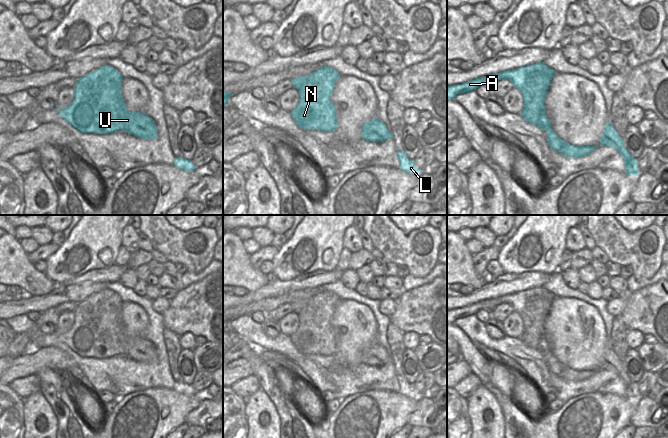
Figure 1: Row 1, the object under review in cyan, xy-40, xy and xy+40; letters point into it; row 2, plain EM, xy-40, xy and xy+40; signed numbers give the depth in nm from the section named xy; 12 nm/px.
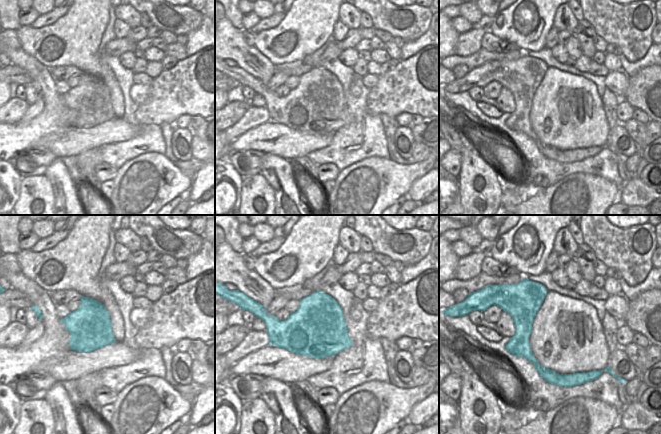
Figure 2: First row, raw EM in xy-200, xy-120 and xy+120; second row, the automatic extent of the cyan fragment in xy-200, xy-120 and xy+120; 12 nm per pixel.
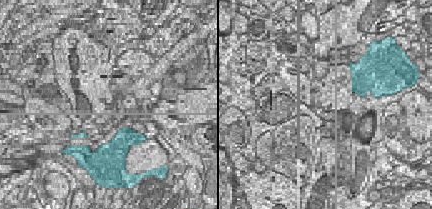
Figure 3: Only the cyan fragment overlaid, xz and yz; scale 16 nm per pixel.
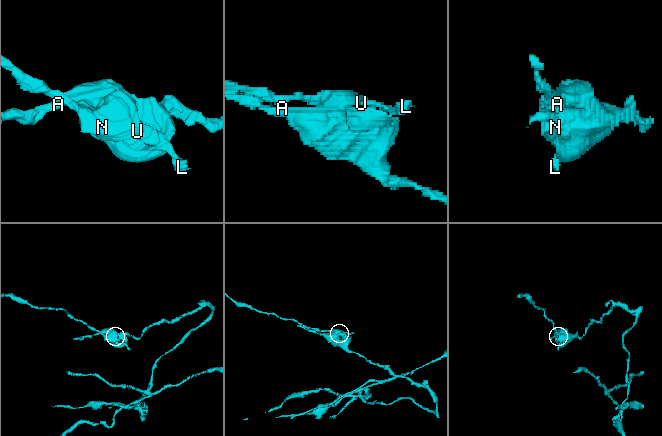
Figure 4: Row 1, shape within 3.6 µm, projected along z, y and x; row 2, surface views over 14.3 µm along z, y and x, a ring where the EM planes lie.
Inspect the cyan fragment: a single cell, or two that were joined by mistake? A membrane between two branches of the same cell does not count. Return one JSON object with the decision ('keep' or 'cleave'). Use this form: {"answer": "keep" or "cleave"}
{"answer": "cleave"}

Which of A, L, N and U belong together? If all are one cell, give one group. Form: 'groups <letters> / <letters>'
groups A / L N U

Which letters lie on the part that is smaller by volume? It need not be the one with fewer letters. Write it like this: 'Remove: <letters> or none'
Remove: L, N, U

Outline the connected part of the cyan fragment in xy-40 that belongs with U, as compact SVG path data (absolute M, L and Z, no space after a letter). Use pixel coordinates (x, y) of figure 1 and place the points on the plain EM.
M104 289L92 298L77 303L73 326L58 336L81 357L109 358L123 354L138 362L153 364L158 361L155 345L145 337L129 336L122 320L121 297L110 289Z

